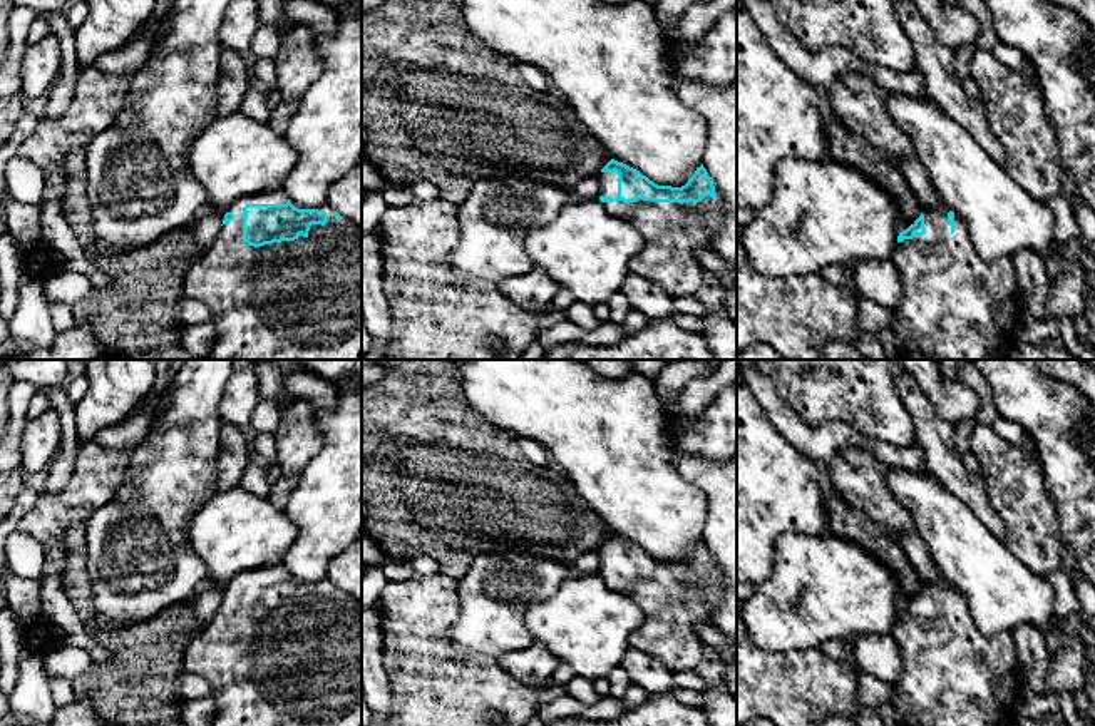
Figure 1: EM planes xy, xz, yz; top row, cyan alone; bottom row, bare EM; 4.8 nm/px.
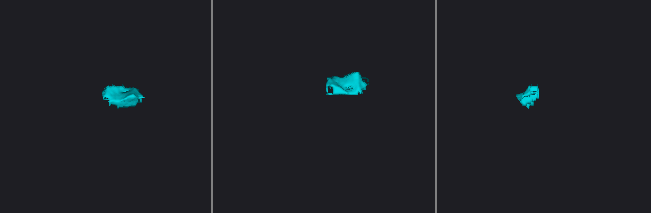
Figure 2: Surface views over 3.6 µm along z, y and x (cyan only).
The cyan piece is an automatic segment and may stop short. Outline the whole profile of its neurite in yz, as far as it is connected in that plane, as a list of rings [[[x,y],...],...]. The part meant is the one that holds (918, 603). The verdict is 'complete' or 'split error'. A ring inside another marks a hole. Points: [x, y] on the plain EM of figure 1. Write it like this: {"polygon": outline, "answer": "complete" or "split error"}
{"polygon": [[[941,575],[897,611],[891,631],[902,657],[901,677],[892,684],[892,706],[902,726],[1010,726],[1013,706],[1023,691],[1020,662],[1011,632],[983,636],[973,622],[964,597]]], "answer": "split error"}

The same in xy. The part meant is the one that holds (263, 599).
{"polygon": [[[280,564],[246,570],[228,582],[219,609],[188,646],[184,672],[201,676],[211,684],[216,703],[216,718],[211,726],[362,726],[362,602],[343,594],[328,579],[298,584]]], "answer": "split error"}

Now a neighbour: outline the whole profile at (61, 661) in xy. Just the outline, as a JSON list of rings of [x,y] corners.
[[[54,646],[42,654],[47,677],[64,677],[69,681],[84,676],[94,659],[89,652],[72,646]]]

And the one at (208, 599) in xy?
[[[204,580],[194,597],[196,617],[199,622],[199,631],[211,622],[214,612],[221,606],[223,589],[211,580]]]

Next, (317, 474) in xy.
[[[337,381],[338,403],[315,406],[323,445],[286,504],[298,537],[278,562],[298,584],[328,579],[330,562],[362,532],[362,381]]]

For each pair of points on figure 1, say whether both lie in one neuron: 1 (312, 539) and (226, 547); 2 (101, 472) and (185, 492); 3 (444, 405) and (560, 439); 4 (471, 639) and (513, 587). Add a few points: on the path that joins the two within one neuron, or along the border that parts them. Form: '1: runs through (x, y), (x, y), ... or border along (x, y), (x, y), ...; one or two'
1: border along (285, 511), (295, 524), (297, 537), (277, 562); two
2: border along (128, 450), (129, 467), (124, 479), (99, 509); two
3: border along (459, 382), (464, 400), (476, 412), (514, 435); two
4: runs through (484, 626), (493, 618), (493, 608), (499, 601); one

